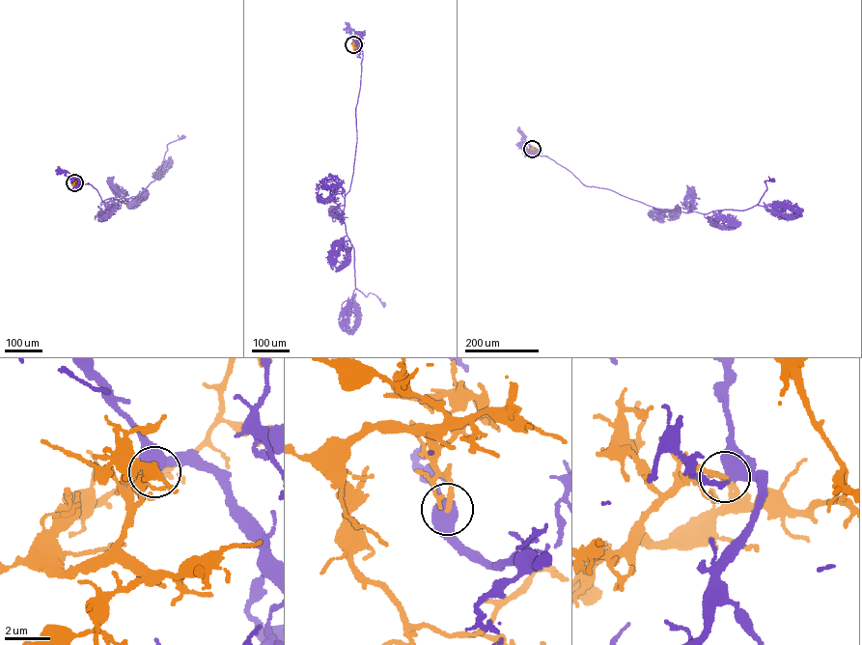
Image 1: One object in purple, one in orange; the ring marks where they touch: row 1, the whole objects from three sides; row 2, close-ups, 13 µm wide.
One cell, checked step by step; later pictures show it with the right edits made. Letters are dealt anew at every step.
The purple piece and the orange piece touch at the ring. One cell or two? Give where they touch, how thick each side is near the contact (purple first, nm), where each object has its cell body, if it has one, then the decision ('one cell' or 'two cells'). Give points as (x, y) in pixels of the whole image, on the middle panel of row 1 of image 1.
at (353, 44); 700 nm thick on the purple side, 240 nm on the other; cell body of purple at (382, 303); no cell body on orange; one cell

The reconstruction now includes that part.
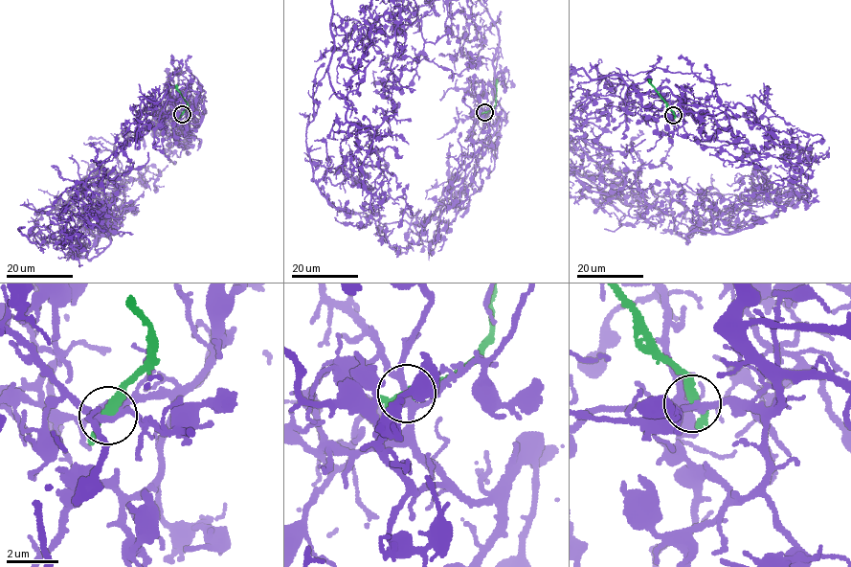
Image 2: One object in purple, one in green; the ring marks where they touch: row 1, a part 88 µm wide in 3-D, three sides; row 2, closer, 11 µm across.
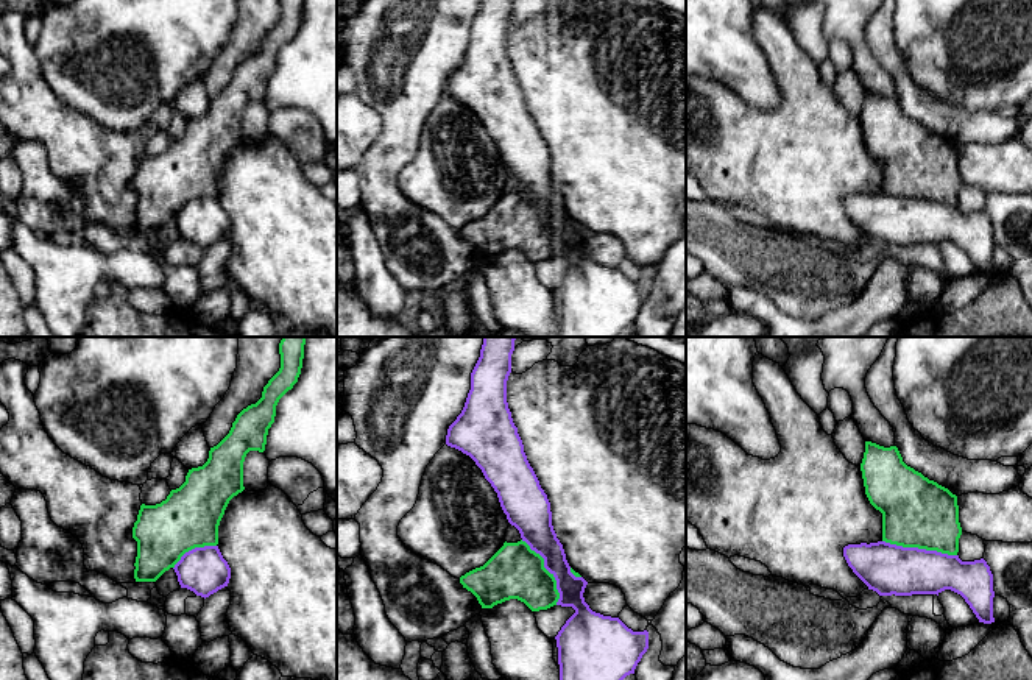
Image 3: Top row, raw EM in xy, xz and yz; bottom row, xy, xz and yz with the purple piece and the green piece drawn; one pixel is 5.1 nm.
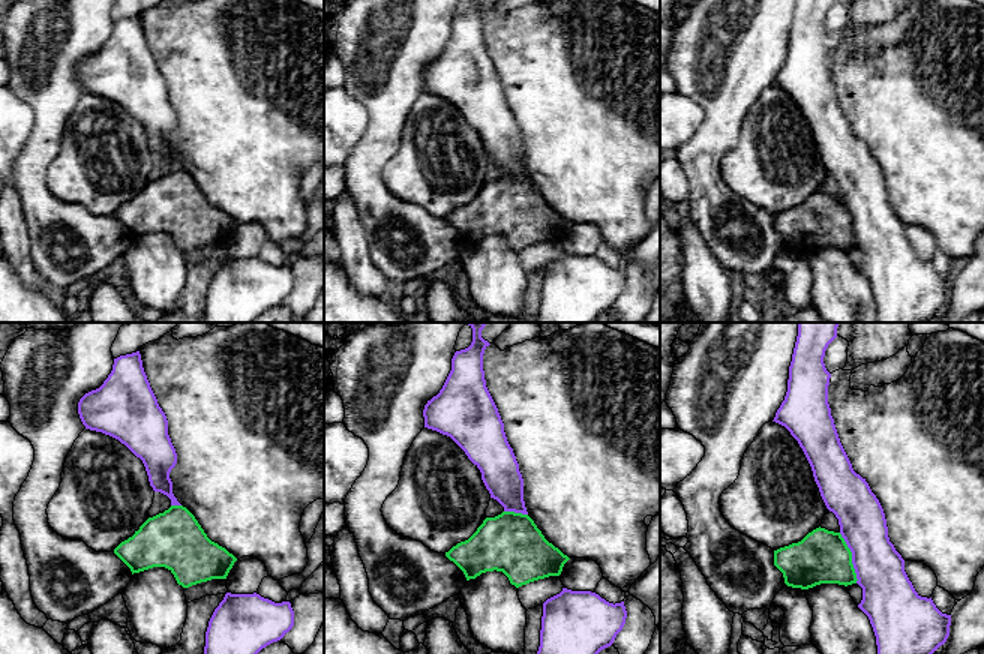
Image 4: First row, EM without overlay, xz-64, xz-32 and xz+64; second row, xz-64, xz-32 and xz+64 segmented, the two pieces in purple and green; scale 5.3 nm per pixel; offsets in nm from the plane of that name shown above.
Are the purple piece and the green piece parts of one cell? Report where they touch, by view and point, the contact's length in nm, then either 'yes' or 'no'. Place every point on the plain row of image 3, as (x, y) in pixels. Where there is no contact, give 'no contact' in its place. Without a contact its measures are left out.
meets purple in yz at (920, 200); contact 400 nm long; no

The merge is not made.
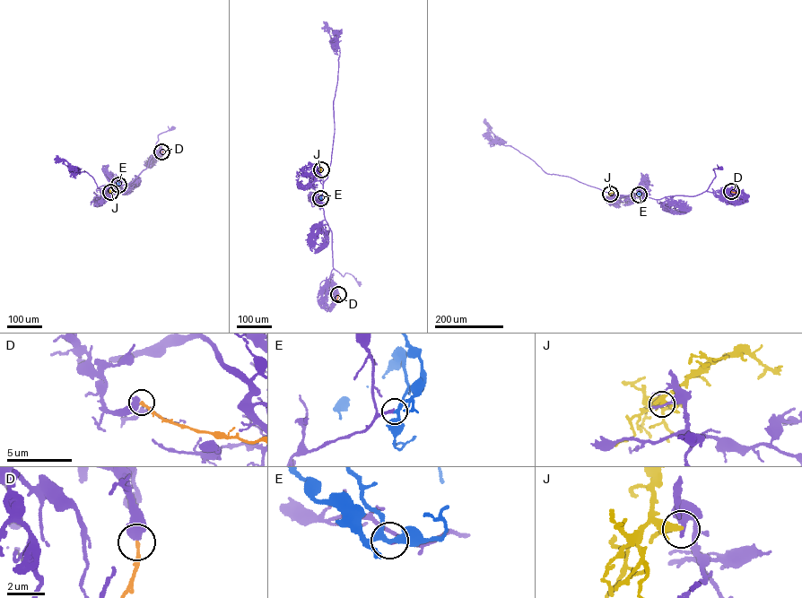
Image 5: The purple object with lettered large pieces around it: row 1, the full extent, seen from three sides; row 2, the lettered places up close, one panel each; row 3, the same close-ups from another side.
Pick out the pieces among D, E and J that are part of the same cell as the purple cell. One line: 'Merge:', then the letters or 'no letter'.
Merge: E

